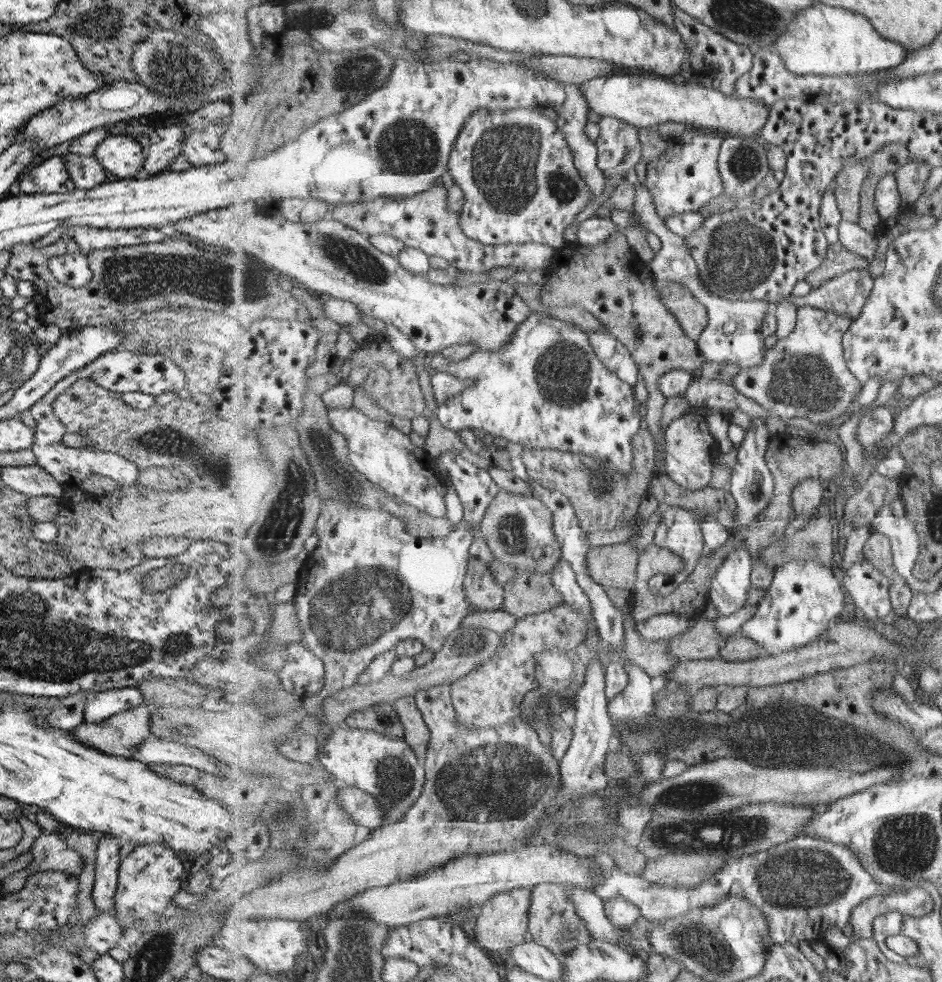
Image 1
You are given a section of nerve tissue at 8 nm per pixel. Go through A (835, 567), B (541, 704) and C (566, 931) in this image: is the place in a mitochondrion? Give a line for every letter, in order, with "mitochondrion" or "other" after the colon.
A: other
B: mitochondrion
C: mitochondrion

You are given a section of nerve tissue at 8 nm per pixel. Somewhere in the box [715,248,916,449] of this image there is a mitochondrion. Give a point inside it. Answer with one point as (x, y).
(810, 382)

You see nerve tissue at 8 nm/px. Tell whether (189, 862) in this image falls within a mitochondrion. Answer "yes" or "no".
no

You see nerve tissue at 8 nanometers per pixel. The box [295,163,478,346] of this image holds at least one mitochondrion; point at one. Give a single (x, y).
(357, 262)

